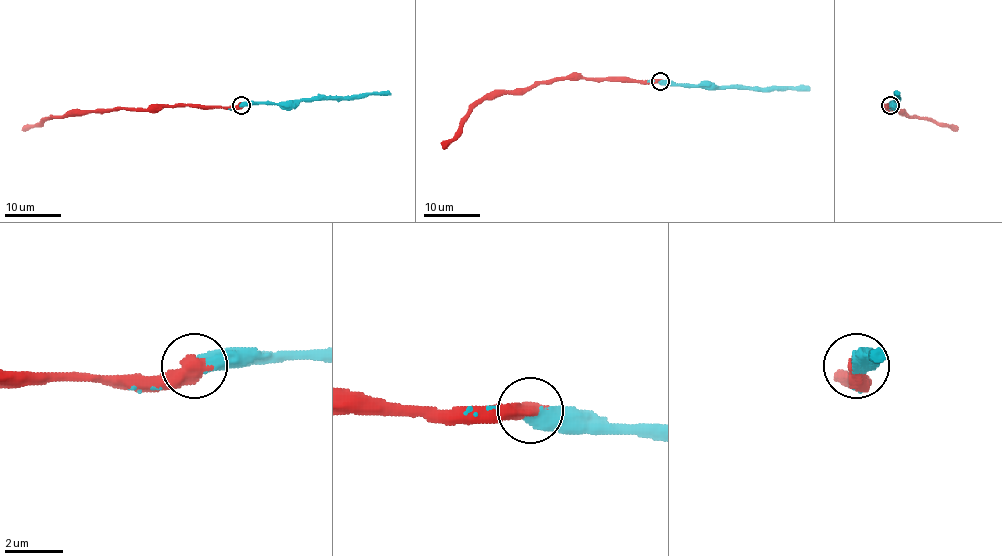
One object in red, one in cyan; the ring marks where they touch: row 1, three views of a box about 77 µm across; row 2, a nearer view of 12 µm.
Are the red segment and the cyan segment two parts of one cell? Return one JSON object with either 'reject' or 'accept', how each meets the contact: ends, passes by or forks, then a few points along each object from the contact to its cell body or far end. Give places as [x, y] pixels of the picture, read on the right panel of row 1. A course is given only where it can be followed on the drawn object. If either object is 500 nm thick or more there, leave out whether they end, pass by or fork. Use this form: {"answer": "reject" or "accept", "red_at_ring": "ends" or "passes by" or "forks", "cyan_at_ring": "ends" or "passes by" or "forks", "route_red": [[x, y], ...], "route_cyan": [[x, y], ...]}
{"answer": "accept", "route_red": [[889, 105], [888, 109], [948, 124], [956, 130]], "route_cyan": [[891, 105], [898, 98], [895, 92]]}

